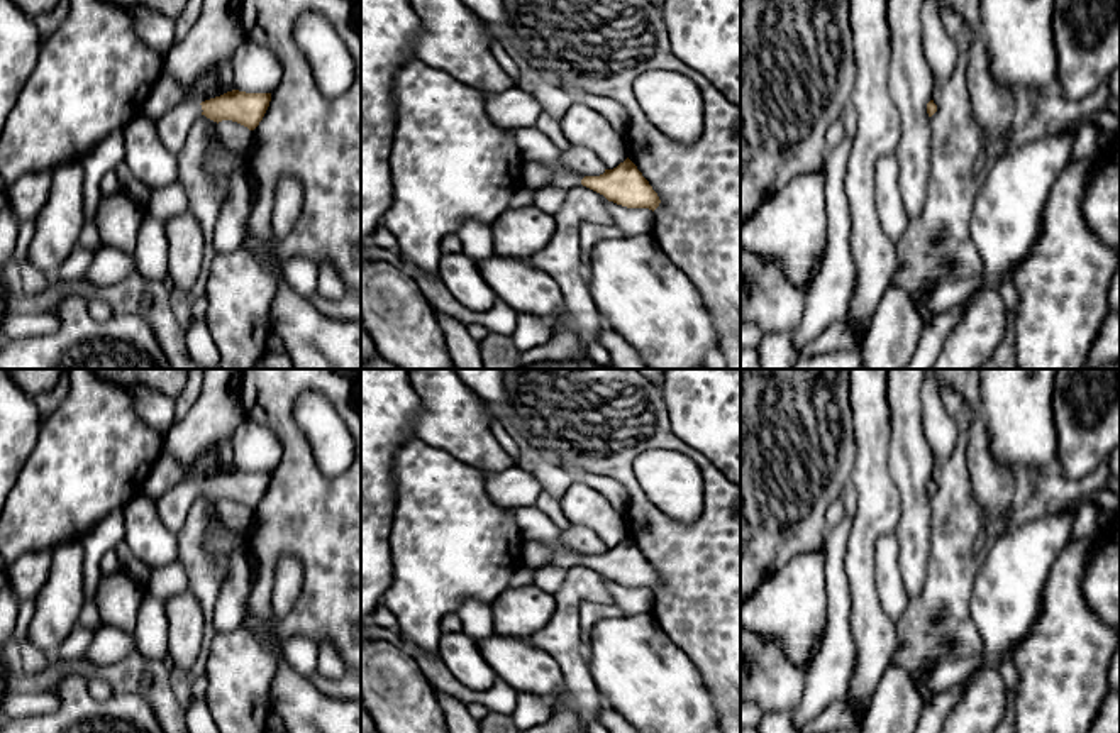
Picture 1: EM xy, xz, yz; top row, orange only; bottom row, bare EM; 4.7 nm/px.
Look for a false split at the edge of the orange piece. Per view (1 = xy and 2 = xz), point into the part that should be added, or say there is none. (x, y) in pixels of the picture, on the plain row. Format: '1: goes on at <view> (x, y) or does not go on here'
1: goes on at xy (173, 507)
2: goes on at xz (536, 527)

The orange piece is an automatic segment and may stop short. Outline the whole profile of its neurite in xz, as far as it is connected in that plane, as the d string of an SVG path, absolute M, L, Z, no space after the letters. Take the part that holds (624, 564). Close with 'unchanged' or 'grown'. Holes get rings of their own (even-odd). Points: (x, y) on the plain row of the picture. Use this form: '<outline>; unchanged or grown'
M537 506L515 510L515 521L525 542L541 542L547 550L547 564L569 569L583 564L608 581L627 587L656 589L661 582L657 572L642 555L637 545L627 537L613 548L605 548L600 555L578 555L559 545L559 530Z; grown

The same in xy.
M239 469L198 481L169 484L164 494L156 498L156 510L163 525L178 533L186 521L193 501L205 494L213 501L232 499L254 510L263 499L271 481L271 472L246 472Z; grown

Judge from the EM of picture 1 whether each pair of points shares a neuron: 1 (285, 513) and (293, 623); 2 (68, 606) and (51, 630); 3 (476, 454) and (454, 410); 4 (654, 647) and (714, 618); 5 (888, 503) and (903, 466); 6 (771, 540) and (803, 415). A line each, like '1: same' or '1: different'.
1: same
2: same
3: same
4: different
5: different
6: same

